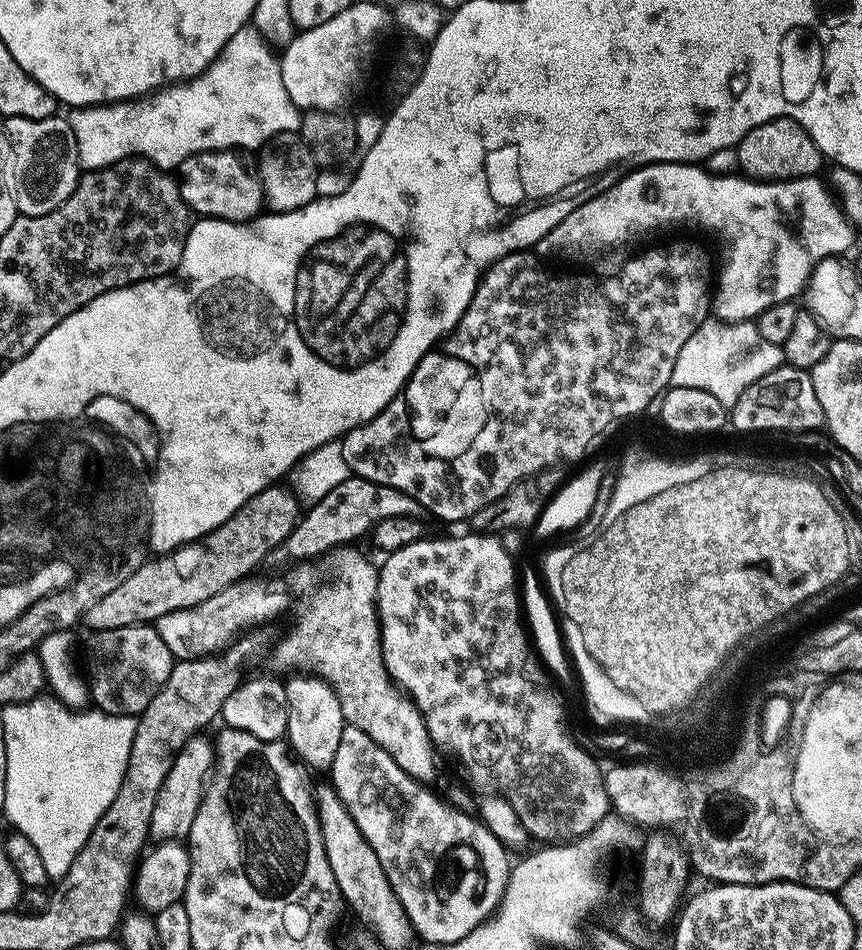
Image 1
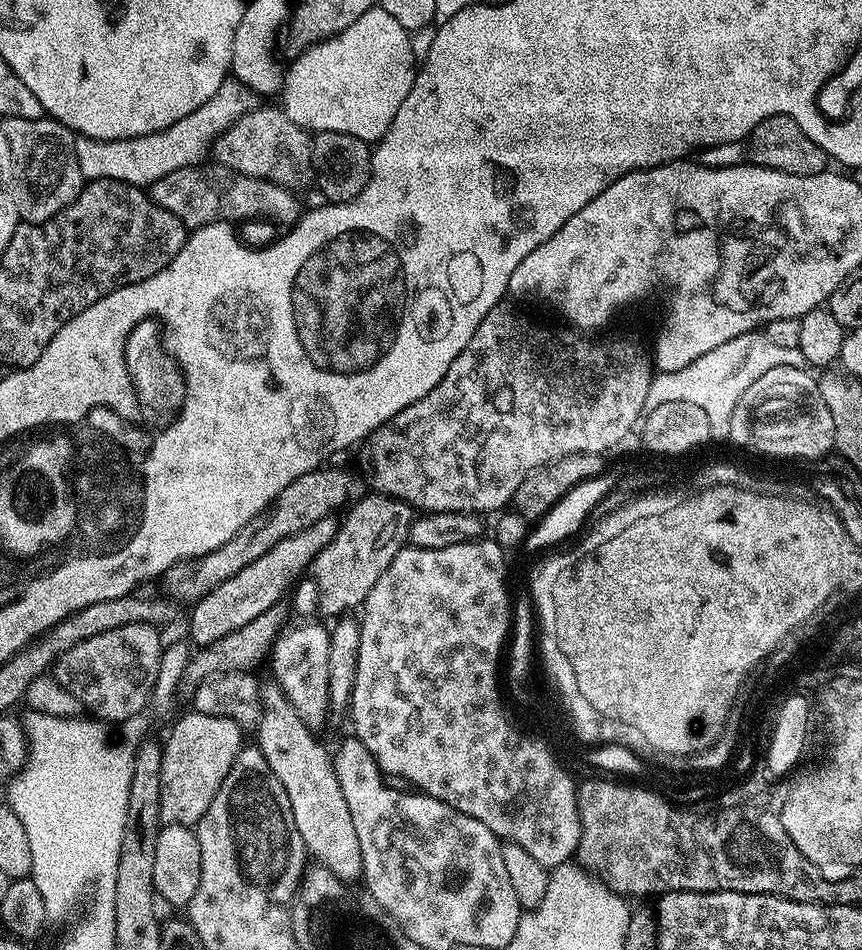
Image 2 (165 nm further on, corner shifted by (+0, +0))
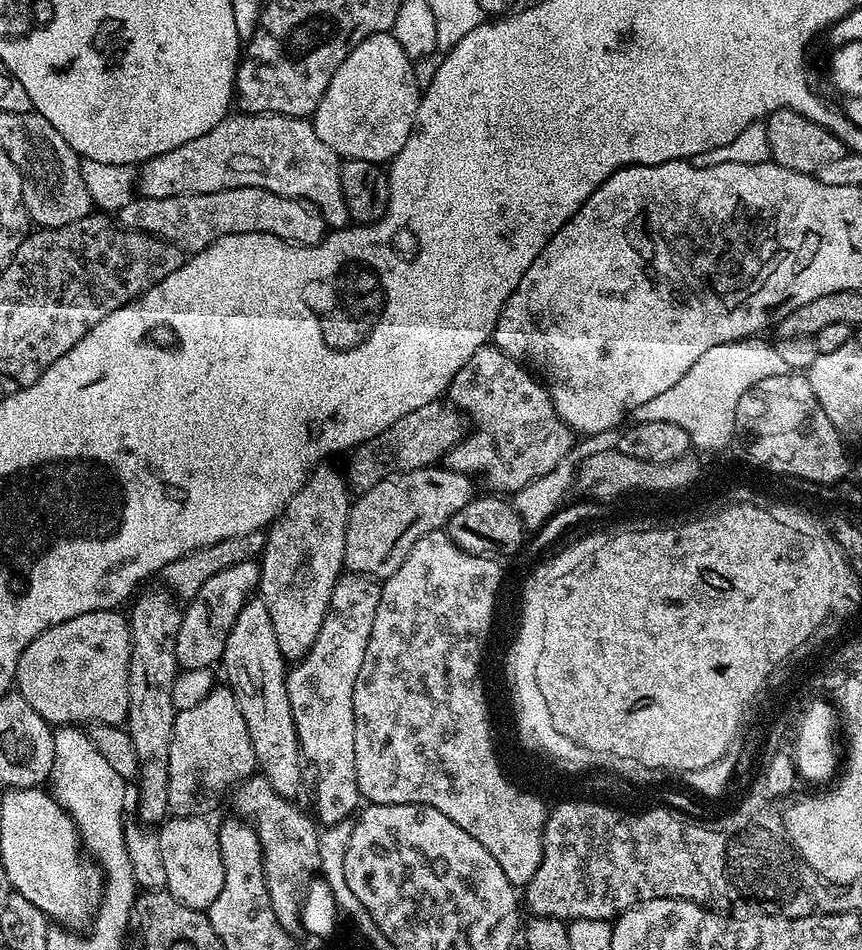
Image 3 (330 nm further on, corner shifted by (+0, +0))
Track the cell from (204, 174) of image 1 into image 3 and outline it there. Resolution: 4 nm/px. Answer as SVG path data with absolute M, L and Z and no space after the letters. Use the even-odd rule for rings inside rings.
M242 186L210 194L186 194L174 198L146 198L137 195L118 213L122 228L145 232L159 240L178 246L185 254L195 254L226 234L265 232L290 244L320 244L326 235L326 225L319 211L295 196L274 194L265 188Z

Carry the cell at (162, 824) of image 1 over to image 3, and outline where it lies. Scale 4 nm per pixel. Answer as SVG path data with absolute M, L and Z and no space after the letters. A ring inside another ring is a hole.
M216 686L198 706L176 713L174 734L170 738L170 782L168 783L168 811L172 816L207 817L220 804L220 799L229 795L230 789L241 780L248 779L257 771L254 742L250 742L250 730L242 710L238 710L238 698L232 689Z

